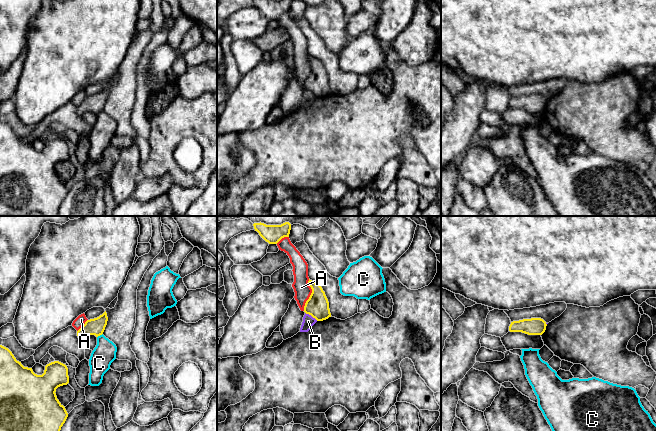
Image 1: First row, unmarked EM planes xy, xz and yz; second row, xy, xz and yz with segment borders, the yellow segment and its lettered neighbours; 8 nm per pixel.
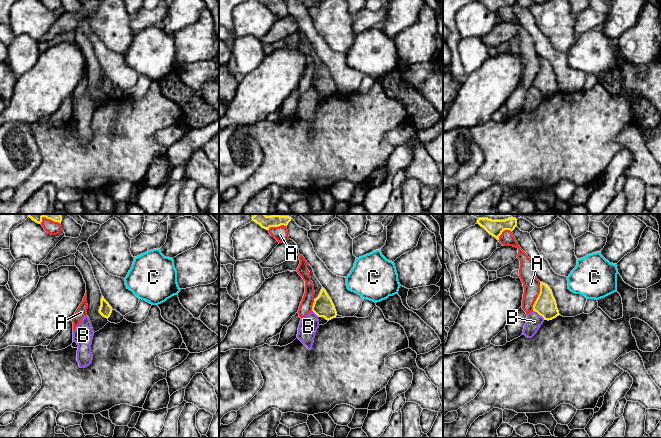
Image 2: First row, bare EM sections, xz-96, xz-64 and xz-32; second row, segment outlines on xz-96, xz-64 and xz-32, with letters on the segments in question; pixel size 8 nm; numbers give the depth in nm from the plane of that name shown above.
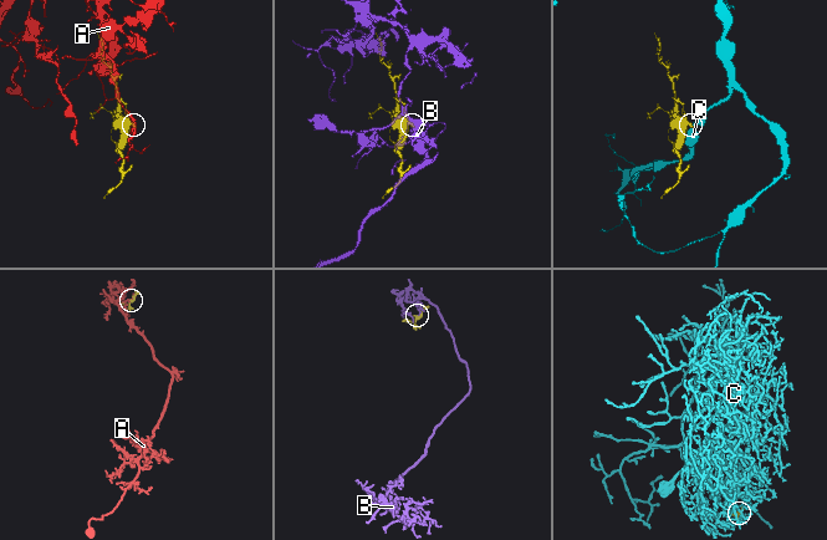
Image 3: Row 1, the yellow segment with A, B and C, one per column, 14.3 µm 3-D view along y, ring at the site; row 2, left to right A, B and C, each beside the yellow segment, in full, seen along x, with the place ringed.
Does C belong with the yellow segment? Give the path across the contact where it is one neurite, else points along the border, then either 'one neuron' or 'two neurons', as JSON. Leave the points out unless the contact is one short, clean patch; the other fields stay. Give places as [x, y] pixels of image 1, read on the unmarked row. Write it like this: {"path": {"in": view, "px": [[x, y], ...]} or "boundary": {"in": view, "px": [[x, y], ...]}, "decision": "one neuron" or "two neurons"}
{"boundary": {"in": "xy", "px": [[102, 109], [97, 113]]}, "decision": "two neurons"}

